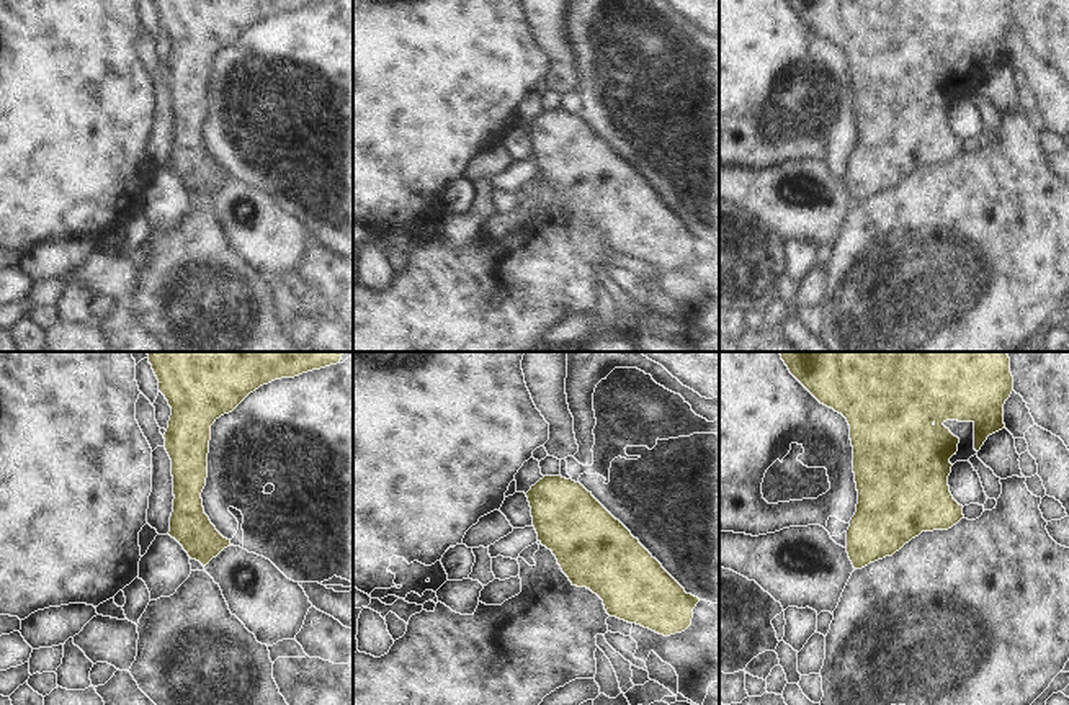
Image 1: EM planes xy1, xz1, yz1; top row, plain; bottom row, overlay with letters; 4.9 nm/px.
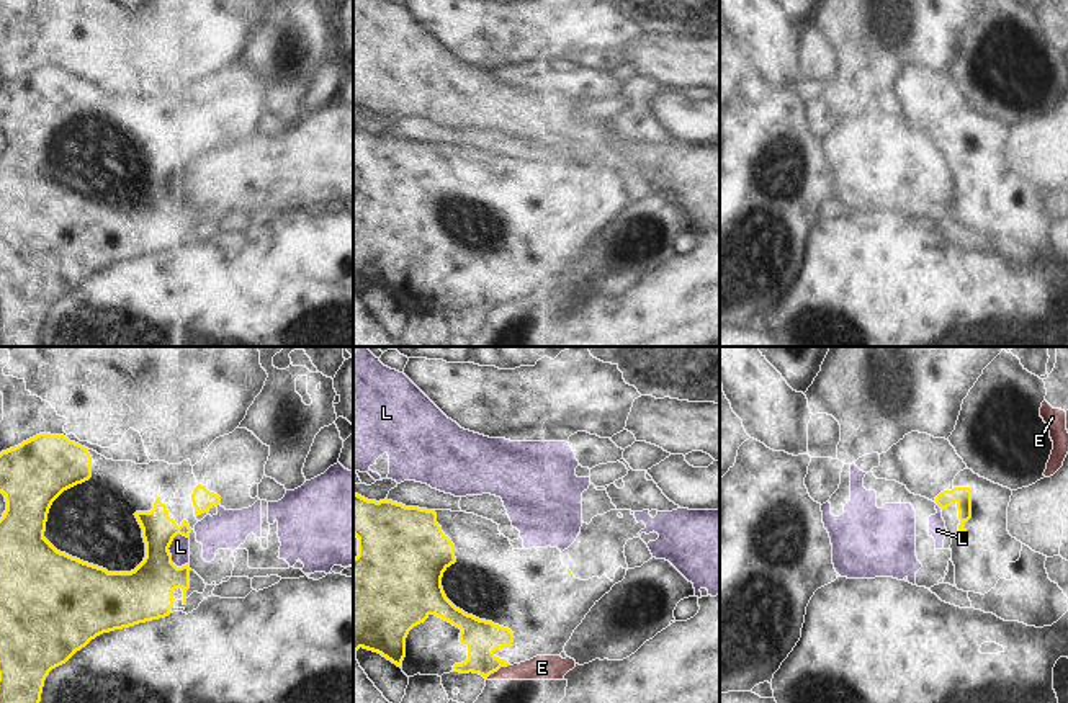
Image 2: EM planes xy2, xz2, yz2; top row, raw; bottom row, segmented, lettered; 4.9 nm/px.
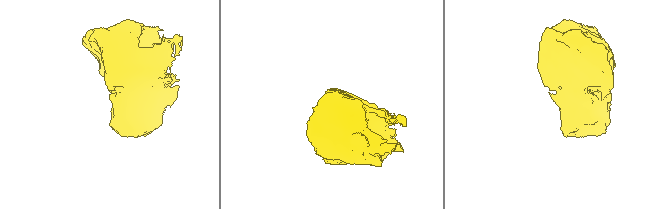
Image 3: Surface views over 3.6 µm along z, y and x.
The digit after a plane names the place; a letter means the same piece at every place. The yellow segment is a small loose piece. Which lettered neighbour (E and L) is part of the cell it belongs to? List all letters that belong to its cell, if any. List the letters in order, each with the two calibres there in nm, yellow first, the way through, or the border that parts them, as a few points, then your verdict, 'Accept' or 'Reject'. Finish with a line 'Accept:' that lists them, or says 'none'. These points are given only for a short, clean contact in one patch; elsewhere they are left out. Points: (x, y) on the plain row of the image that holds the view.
E: Thickness 180 nm (yellow) against 130 nm. Boundary: xz2 (509, 298), (494, 304), (486, 313). Reject
L: Thickness 260 nm (yellow) against 100 nm. Reject
Accept: none

